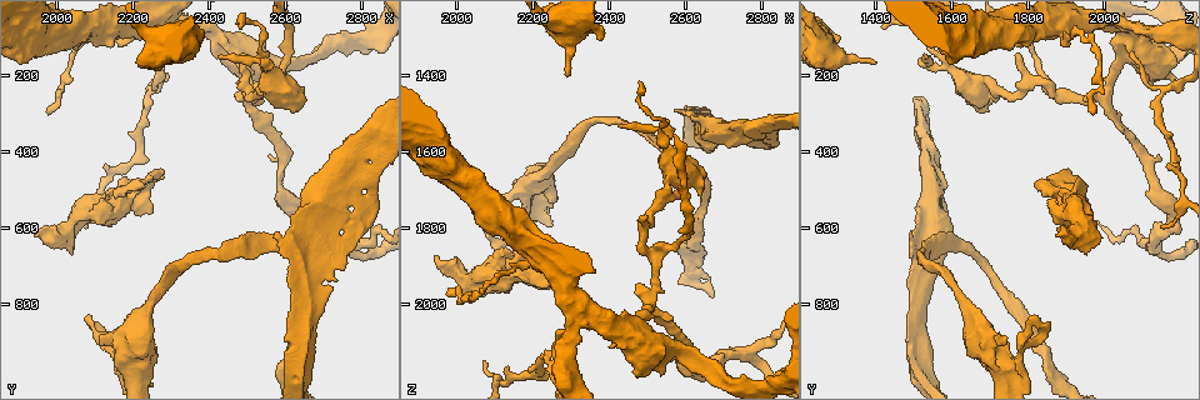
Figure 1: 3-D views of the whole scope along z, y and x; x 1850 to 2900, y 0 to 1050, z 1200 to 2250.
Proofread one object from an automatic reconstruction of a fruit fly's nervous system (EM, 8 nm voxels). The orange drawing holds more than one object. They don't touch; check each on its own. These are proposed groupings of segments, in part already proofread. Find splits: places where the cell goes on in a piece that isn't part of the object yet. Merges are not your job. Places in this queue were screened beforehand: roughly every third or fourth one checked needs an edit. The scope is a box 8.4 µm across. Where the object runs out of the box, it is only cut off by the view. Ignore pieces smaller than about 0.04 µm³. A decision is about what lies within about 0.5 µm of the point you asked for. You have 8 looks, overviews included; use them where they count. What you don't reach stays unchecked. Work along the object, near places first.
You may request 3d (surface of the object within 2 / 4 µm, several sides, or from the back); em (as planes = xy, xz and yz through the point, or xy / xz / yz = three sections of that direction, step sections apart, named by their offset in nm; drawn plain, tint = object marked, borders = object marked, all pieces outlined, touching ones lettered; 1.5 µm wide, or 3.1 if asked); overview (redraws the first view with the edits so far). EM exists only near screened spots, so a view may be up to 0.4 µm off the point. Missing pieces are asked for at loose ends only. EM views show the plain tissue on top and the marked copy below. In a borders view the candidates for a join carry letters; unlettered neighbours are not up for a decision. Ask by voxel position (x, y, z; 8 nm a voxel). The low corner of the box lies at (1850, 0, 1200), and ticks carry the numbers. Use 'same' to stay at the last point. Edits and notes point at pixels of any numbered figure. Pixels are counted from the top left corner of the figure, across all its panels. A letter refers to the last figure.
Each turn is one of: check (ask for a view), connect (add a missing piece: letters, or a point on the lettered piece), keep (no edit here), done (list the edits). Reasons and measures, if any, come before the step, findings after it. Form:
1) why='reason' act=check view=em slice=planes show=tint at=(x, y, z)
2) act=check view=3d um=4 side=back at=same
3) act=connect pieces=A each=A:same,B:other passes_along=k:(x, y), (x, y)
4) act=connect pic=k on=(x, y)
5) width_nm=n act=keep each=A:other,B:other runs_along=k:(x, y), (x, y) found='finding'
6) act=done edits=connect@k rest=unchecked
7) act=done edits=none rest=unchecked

why='branch stops here' act=check view=3d um=4 at=(2130, 895, 1745)

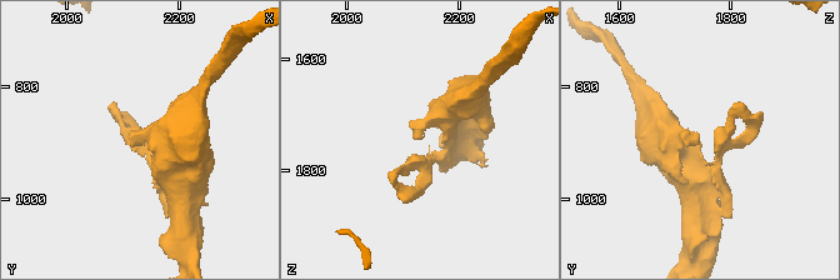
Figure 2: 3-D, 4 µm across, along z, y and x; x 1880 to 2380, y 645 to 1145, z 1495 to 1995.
why='now the EM' act=check view=em slice=planes show=borders at=(2135, 900, 1745)

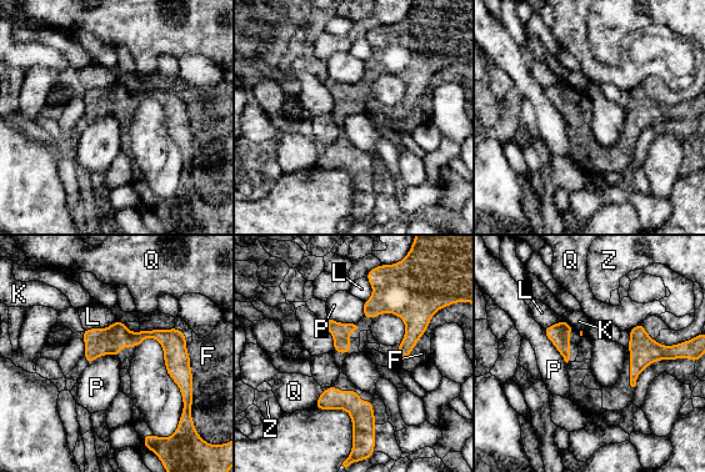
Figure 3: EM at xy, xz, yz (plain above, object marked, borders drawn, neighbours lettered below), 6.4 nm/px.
act=keep each=F:other,K:other,L:other,P:other,Q:other,Z:other runs_along=3:(86, 332), (161, 335), (183, 355) found='no lettered piece goes on from it'

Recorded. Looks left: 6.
why='free end' act=check view=em slice=planes show=tint at=(2375, 110, 1310)

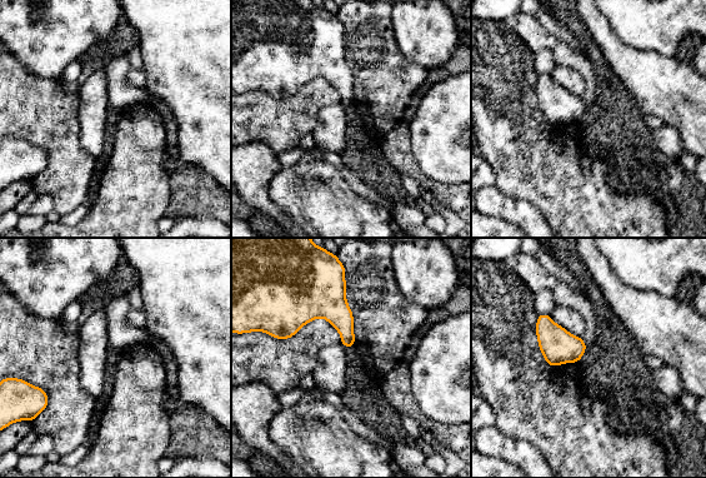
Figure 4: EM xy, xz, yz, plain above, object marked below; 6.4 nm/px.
why='what lies round it' act=check view=em slice=planes show=borders at=same

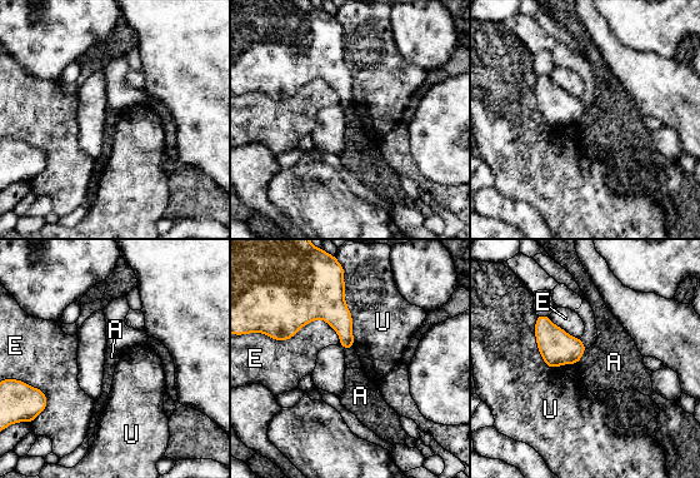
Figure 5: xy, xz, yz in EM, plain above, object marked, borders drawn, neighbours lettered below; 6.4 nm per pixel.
act=keep each=A:other,E:other,U:other found='none of them fits'

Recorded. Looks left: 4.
why='an open end' act=check view=3d um=2 at=(2540, 150, 1520)

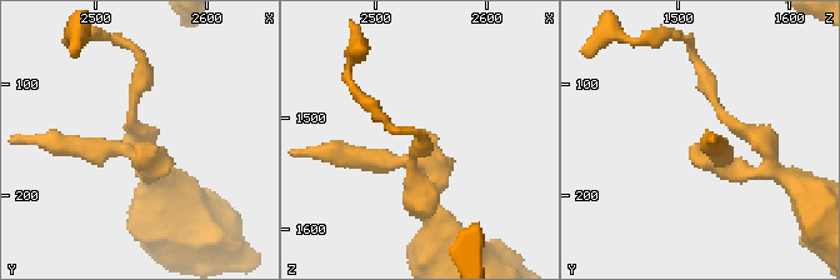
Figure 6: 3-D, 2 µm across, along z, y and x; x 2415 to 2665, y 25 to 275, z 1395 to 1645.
act=check view=em slice=yz step=8 show=borders at=(2536, 152, 1514)

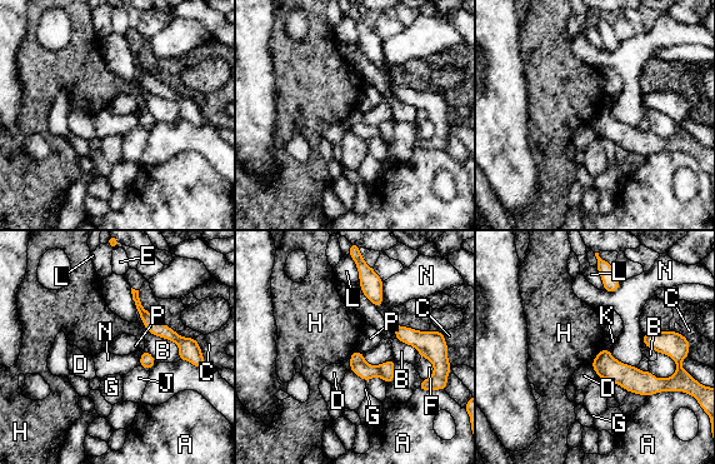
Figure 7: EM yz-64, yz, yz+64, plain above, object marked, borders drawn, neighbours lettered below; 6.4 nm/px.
width_nm=110 act=keep each=A:other,B:other,C:other,D:other,E:other,F:other,G:other,H:other,J:other,K:other,L:other,N:other,P:other border=7:(358, 349), (363, 354) found='none of them fits'

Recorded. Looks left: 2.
act=done edits=none rest=unchecked

